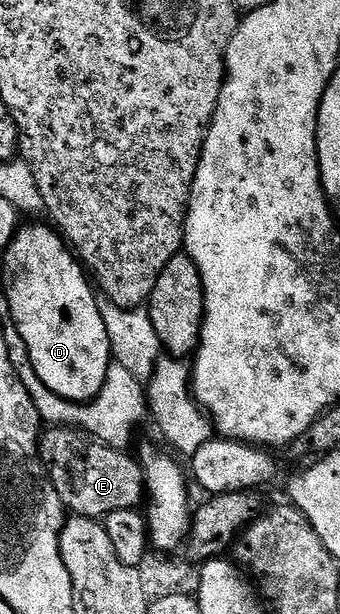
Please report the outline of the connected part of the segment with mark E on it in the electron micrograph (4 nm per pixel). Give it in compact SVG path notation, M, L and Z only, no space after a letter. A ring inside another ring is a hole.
M52 426L43 431L40 439L40 458L48 469L50 480L62 500L65 511L71 512L77 518L103 520L110 512L137 509L145 501L146 487L144 473L139 461L128 455L129 451L115 446L106 446L96 441L90 434L85 434L79 428Z

